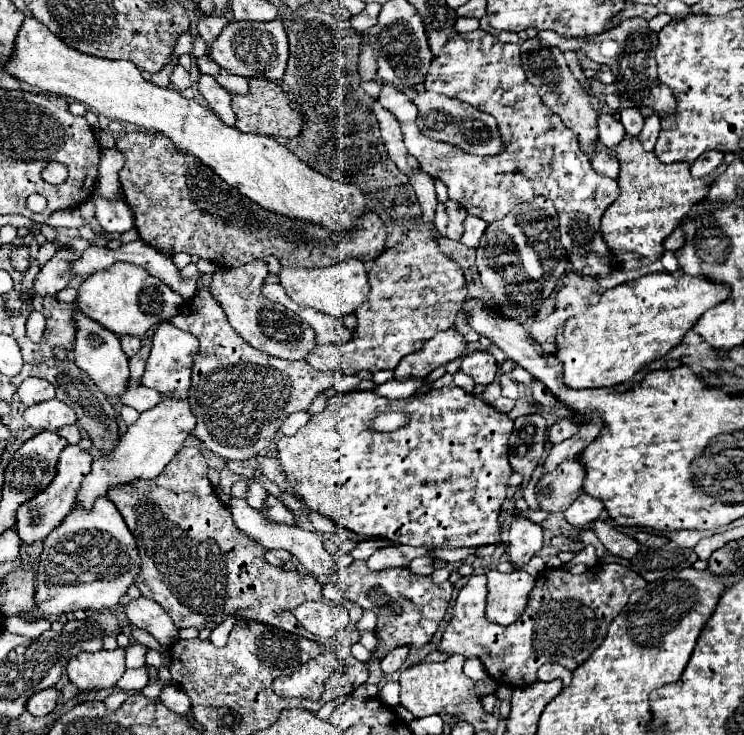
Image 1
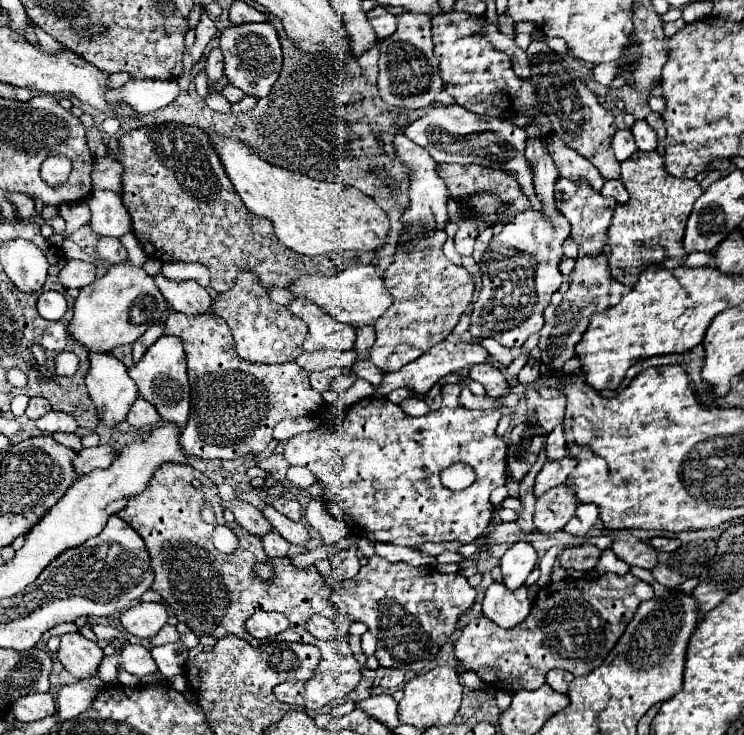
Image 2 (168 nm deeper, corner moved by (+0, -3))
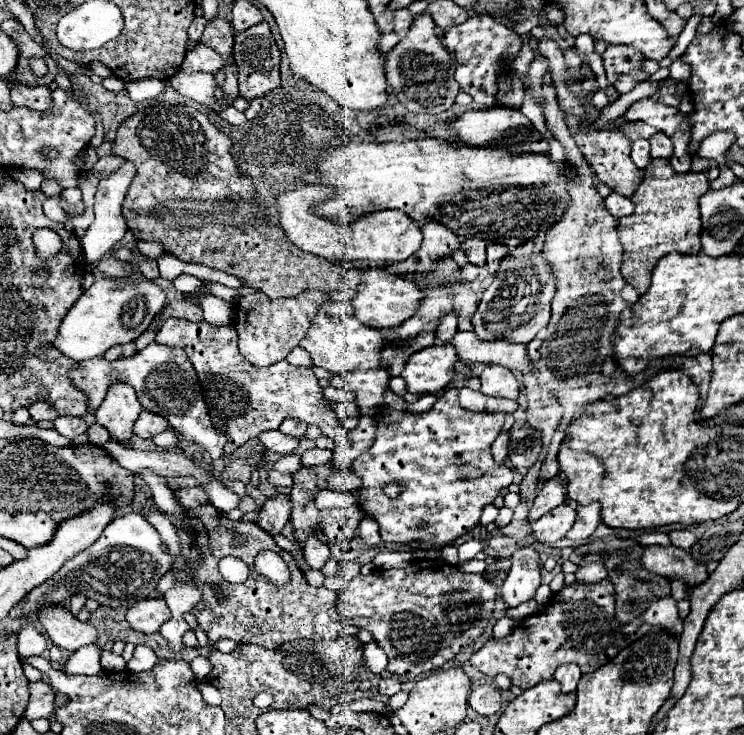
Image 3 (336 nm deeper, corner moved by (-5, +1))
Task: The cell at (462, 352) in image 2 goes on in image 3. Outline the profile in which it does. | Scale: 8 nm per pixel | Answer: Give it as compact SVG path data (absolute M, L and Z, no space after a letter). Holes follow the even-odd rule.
M452 344L428 346L414 352L404 364L402 378L412 394L434 394L446 388L454 376L454 364L458 362L456 348Z

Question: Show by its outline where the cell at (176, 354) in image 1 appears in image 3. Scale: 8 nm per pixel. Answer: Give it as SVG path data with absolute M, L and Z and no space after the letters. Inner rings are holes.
M152 342L144 350L136 352L132 358L118 358L114 362L108 362L106 358L100 356L100 358L84 360L84 362L78 362L78 368L70 372L70 378L82 392L88 394L88 410L90 412L96 412L96 408L100 406L100 402L106 396L108 386L114 380L132 384L138 392L140 404L146 410L164 416L170 422L172 430L180 432L186 440L202 446L212 456L212 460L222 456L226 436L222 430L216 430L212 426L204 396L202 396L202 390L198 384L196 370L180 348Z

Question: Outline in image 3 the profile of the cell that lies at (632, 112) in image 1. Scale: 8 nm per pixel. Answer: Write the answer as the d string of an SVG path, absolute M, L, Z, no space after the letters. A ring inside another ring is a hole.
M658 132L650 138L650 156L652 158L670 158L672 156L672 142L664 132Z

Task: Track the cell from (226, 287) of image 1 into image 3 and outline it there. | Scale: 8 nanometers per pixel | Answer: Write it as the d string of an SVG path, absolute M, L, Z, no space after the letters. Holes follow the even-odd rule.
M306 290L294 298L272 300L264 292L250 292L242 296L236 304L236 330L238 330L238 348L242 356L254 366L270 366L278 360L284 360L292 348L300 344L306 336L316 308L328 300L328 294L318 290Z

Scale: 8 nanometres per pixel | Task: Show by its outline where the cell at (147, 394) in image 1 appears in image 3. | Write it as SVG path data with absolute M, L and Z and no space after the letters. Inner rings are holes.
M142 410L136 424L134 424L134 434L140 438L152 438L164 430L168 430L168 420L164 420L162 416L156 416L154 412Z

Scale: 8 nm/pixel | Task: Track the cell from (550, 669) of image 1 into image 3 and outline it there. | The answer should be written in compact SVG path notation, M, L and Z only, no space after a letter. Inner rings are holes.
M562 664L554 674L554 678L562 684L562 692L574 692L580 676L582 676L582 672L576 664Z

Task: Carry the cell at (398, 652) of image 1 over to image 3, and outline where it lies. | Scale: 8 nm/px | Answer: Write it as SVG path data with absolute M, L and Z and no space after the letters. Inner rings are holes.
M390 676L390 678L382 678L380 684L378 684L378 690L380 694L386 694L386 696L392 696L400 690L400 680L396 676Z

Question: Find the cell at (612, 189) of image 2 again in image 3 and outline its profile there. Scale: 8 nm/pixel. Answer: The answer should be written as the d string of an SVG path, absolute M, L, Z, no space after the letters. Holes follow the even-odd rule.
M612 192L604 202L606 202L606 208L612 212L614 218L622 218L622 216L628 216L628 214L634 212L632 200L626 198L626 196L620 196L616 192Z

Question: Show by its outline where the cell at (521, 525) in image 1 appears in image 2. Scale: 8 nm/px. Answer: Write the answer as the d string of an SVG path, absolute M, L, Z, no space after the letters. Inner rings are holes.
M515 542L501 558L501 572L503 572L503 584L507 584L509 590L517 590L525 584L527 576L537 566L537 552L529 542Z

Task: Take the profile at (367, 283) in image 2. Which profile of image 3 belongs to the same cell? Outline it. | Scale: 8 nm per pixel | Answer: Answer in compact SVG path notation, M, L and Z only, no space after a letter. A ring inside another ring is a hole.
M368 268L362 274L360 290L354 296L354 312L362 324L368 324L372 328L394 328L416 312L420 298L422 294L412 280L390 274L384 268Z

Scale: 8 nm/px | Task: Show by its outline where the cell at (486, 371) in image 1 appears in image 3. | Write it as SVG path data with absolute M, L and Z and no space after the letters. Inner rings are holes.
M488 364L484 368L484 372L480 374L482 380L482 388L480 392L486 396L498 396L498 398L518 398L520 386L516 376L504 368L504 366L496 366L496 364Z

